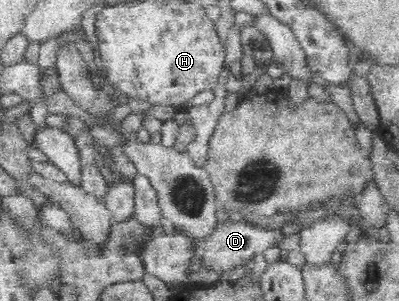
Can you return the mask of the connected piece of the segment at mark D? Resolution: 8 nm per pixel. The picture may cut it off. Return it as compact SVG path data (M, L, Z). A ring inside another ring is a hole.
M225 218L225 220L215 220L215 226L213 226L209 236L201 236L194 238L189 237L189 253L191 258L199 258L199 266L205 268L205 270L213 270L217 272L219 276L231 272L233 268L246 264L259 252L265 252L267 248L279 246L285 235L278 230L264 229L261 226L253 225L243 218L240 220L231 220Z

